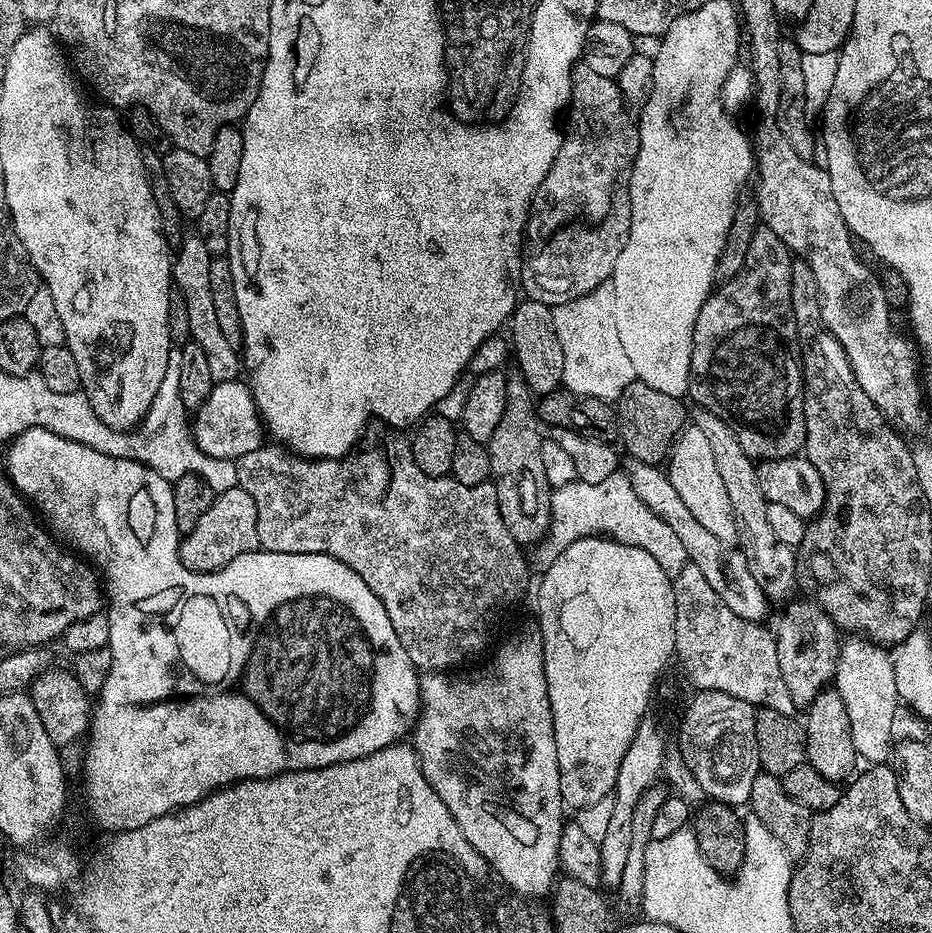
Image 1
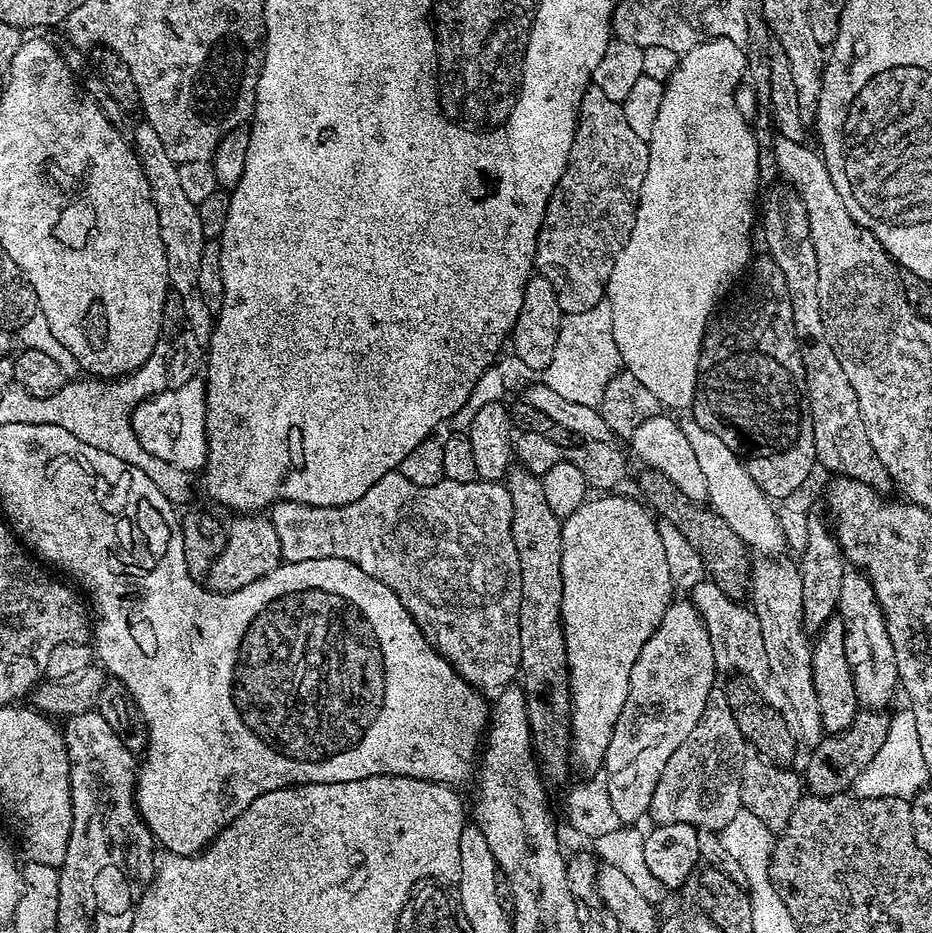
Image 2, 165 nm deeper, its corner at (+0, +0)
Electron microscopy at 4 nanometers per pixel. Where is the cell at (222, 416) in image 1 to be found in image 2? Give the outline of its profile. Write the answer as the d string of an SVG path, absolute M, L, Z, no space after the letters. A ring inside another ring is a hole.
M195 378L181 388L165 388L164 391L148 397L132 411L132 429L138 440L154 458L170 462L186 474L199 473L208 454L208 437L204 432L206 411L206 384Z

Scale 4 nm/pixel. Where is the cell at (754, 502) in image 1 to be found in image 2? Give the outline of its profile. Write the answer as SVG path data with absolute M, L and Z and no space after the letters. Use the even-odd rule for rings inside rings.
M760 558L751 565L750 607L758 618L762 630L762 643L766 645L766 662L770 662L770 674L778 682L778 690L790 702L794 710L794 731L801 745L815 746L825 735L822 714L818 711L818 698L814 694L812 674L812 644L804 631L802 614L802 578L797 565L784 558Z

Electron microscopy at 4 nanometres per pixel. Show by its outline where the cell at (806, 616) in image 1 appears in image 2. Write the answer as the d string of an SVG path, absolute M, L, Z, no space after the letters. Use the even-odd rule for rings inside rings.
M809 511L808 529L810 535L806 541L806 550L798 553L798 571L802 578L802 614L804 615L804 631L808 634L819 632L823 624L837 615L840 595L842 594L842 578L846 571L844 553L836 541L829 521Z

